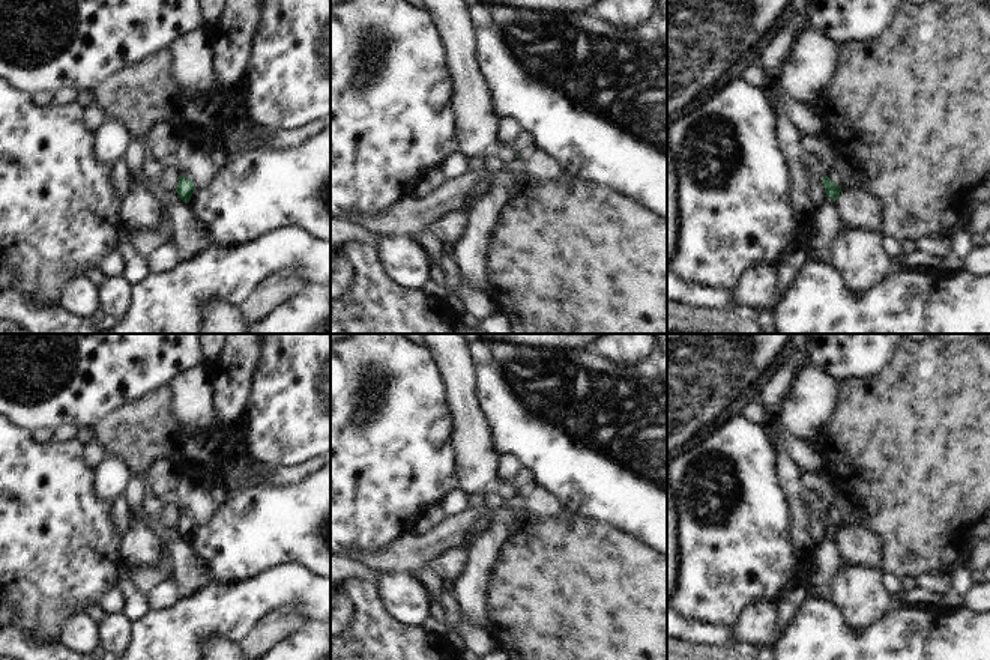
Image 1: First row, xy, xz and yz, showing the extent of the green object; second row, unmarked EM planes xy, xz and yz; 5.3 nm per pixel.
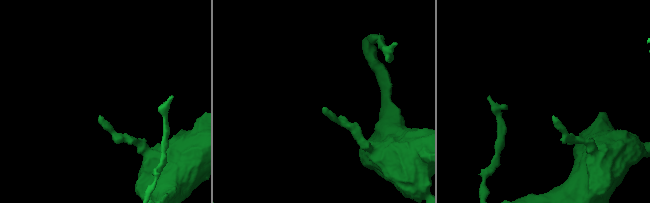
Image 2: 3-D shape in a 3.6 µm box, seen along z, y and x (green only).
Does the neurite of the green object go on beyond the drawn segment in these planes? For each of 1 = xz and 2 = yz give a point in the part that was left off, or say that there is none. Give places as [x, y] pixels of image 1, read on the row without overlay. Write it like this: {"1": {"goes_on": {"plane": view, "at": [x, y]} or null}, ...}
{"1": {"goes_on": null}, "2": {"goes_on": null}}

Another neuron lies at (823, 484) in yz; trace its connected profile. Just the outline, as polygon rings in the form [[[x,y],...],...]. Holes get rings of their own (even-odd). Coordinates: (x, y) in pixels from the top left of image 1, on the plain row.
[[[802,471],[801,480],[804,484],[802,496],[805,498],[810,493],[816,493],[828,502],[828,514],[837,522],[841,523],[843,510],[838,504],[840,489],[832,475],[826,472],[811,472]]]

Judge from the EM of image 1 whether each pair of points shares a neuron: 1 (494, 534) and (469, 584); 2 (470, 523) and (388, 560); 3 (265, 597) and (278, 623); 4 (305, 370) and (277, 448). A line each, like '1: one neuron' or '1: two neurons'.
1: one neuron
2: one neuron
3: two neurons
4: one neuron

